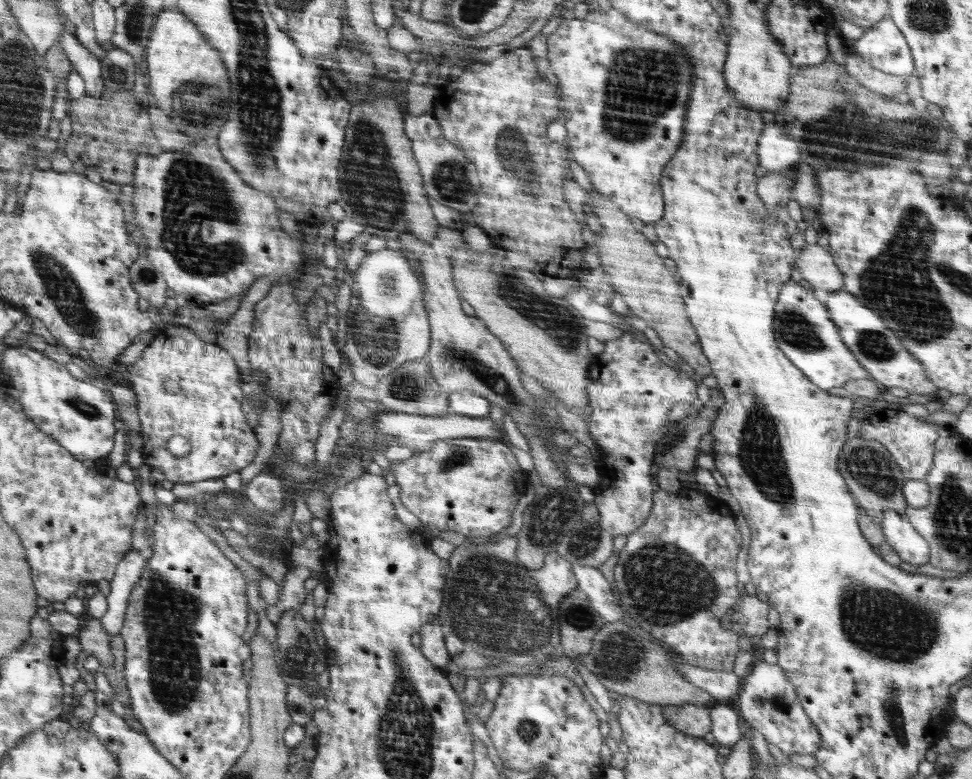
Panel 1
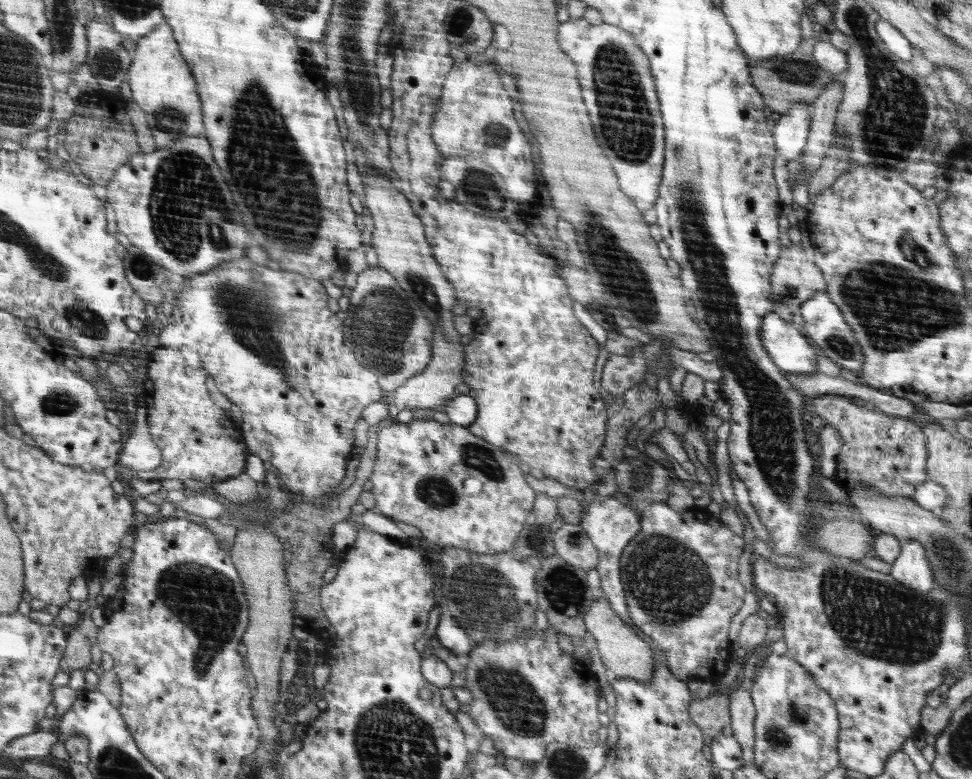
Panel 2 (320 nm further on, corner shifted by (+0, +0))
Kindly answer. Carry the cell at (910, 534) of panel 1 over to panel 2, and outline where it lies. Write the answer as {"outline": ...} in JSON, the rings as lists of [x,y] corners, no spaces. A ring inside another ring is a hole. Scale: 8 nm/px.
{"outline":[[[905,540],[898,558],[891,564],[889,575],[896,582],[918,590],[928,592],[934,588],[934,576],[928,566],[924,547],[917,540]]]}

